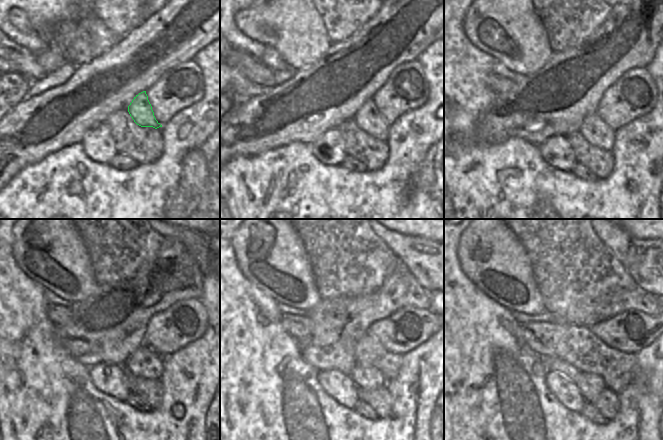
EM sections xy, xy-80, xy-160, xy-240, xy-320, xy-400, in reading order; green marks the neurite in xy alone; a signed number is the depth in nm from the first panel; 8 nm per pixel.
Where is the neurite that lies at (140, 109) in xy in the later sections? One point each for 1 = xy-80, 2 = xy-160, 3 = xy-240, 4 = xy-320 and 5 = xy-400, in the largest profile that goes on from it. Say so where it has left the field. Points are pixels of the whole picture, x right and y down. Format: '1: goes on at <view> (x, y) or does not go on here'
1: goes on at xy-80 (368, 118)
2: goes on at xy-160 (593, 129)
3: goes on at xy-240 (144, 362)
4: goes on at xy-320 (363, 377)
5: goes on at xy-400 (590, 385)

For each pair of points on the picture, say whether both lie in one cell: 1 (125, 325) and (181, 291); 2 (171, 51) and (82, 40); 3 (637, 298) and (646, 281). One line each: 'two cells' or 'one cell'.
1: one cell
2: two cells
3: two cells

